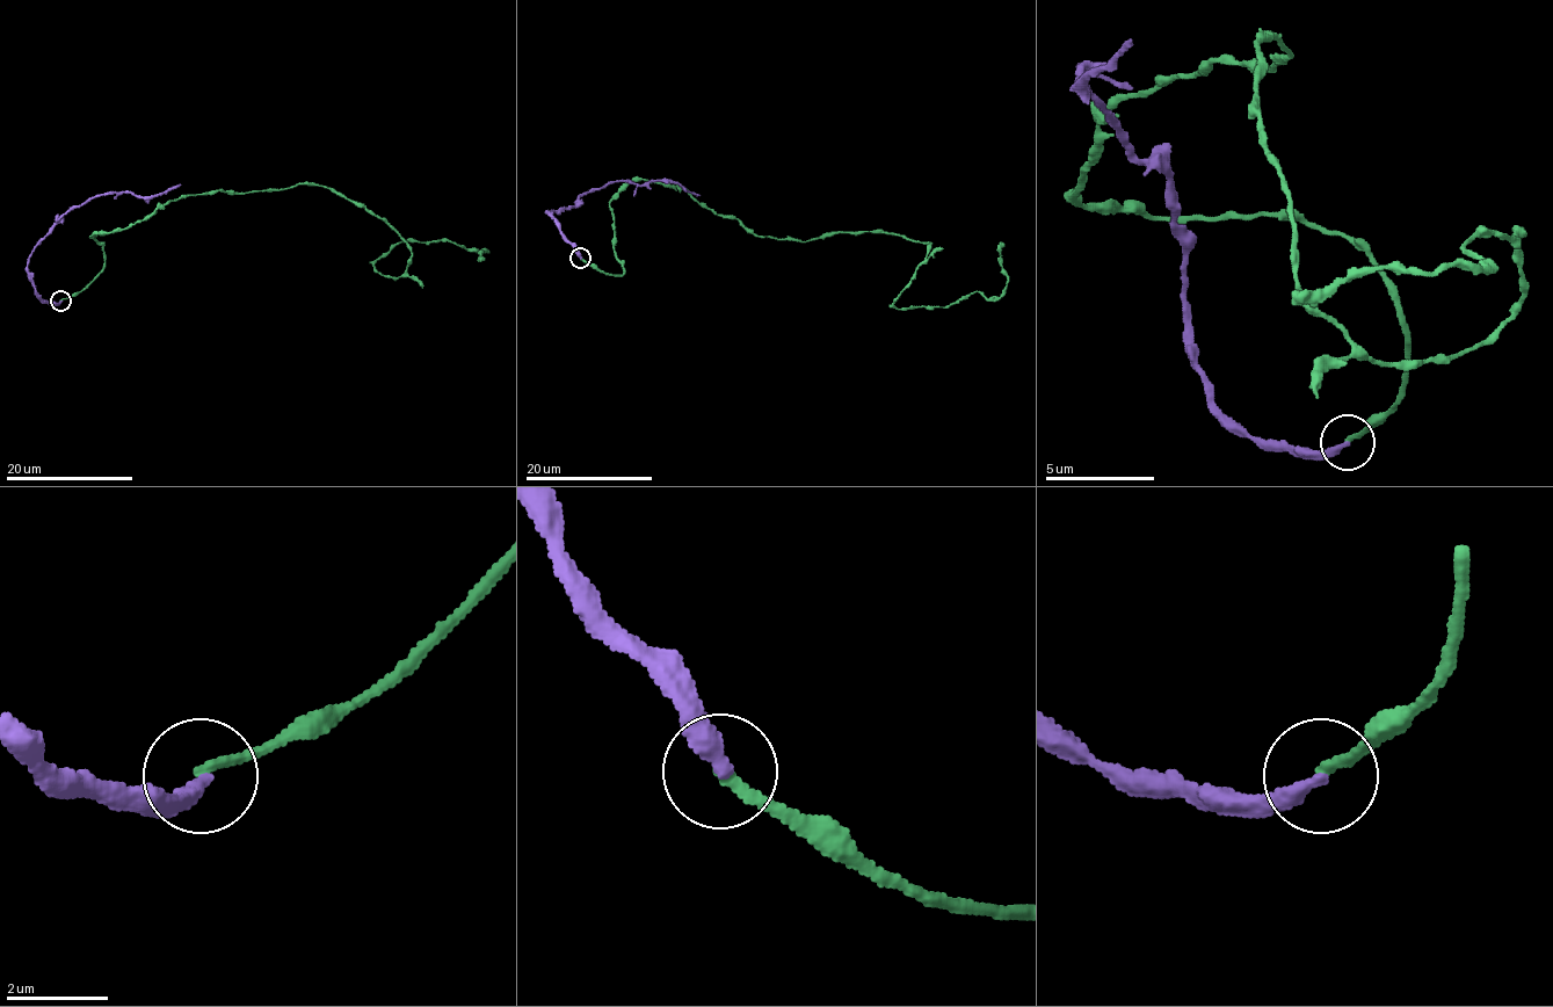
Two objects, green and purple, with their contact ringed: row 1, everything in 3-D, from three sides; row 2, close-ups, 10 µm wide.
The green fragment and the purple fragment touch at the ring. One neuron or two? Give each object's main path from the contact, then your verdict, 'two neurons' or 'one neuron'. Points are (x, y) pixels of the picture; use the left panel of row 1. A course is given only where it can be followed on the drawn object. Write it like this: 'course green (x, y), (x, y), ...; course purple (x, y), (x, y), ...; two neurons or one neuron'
course green (60, 301), (103, 268), (91, 236), (218, 190), (361, 203), (411, 251), (386, 277), (405, 240), (481, 261); course purple (60, 301), (44, 303), (35, 291), (27, 261), (65, 214), (100, 195), (155, 196), (181, 183); two neurons

